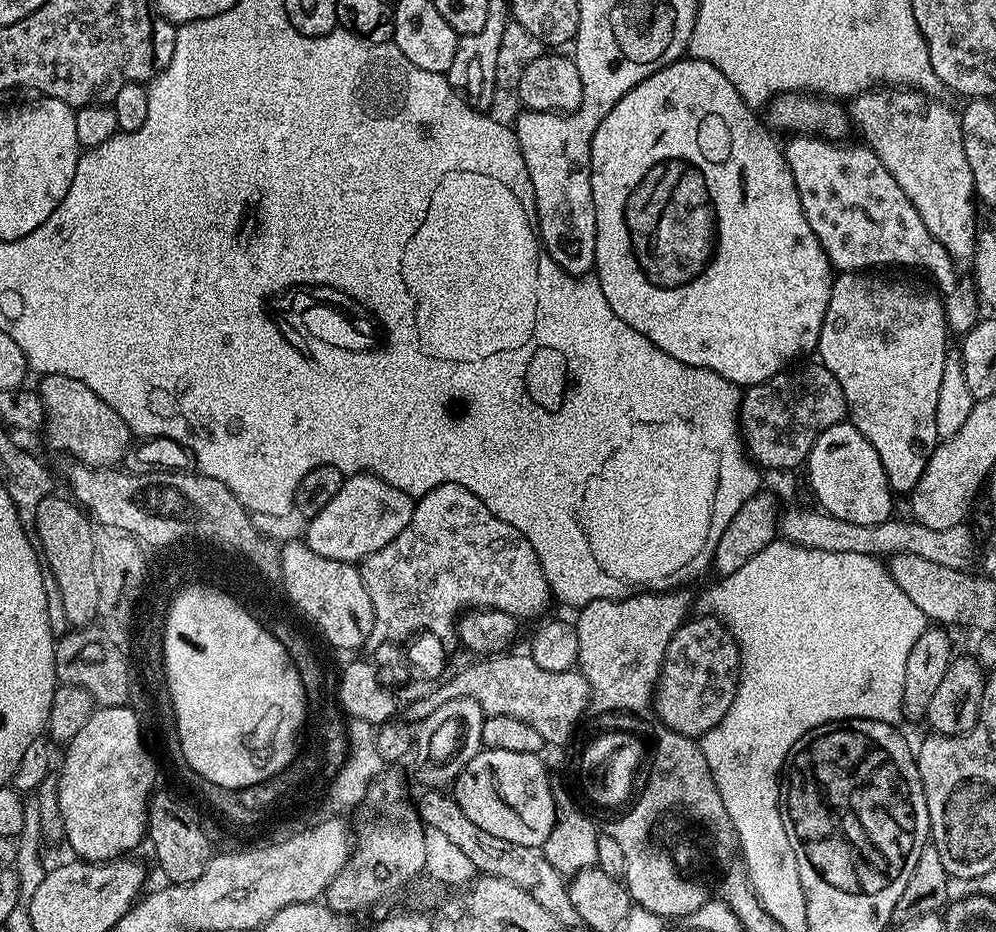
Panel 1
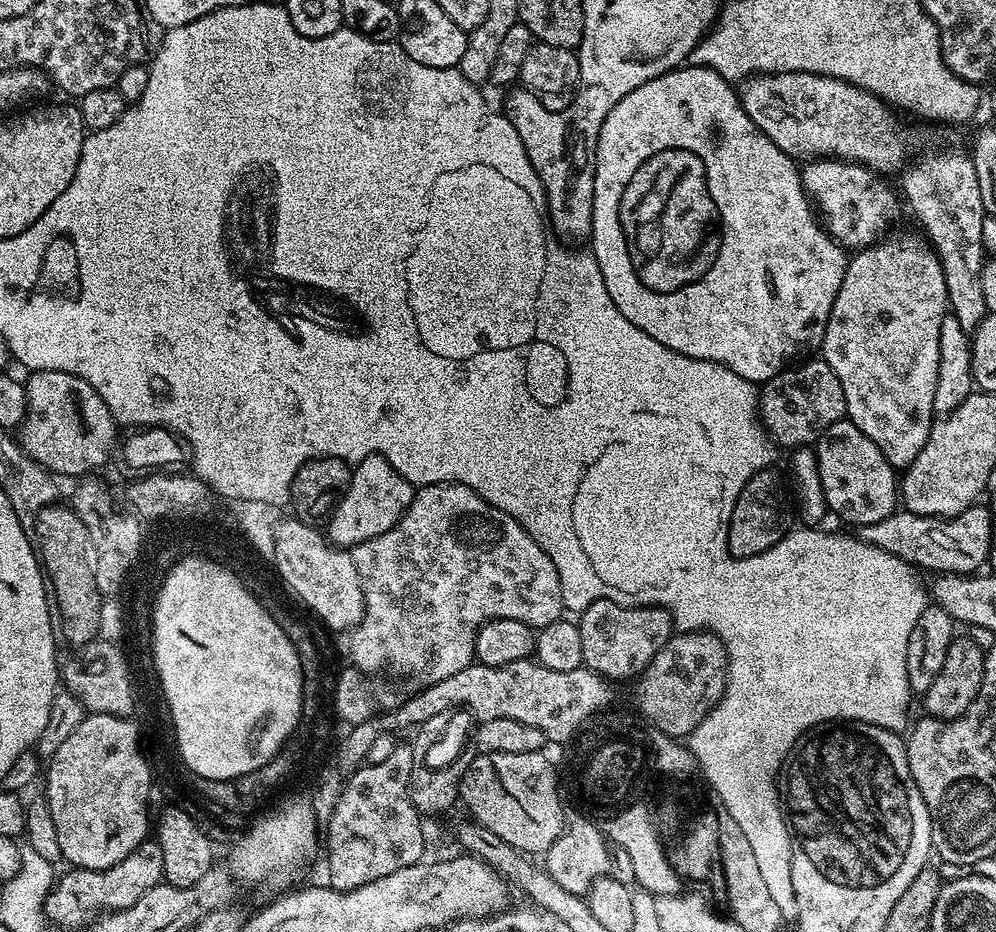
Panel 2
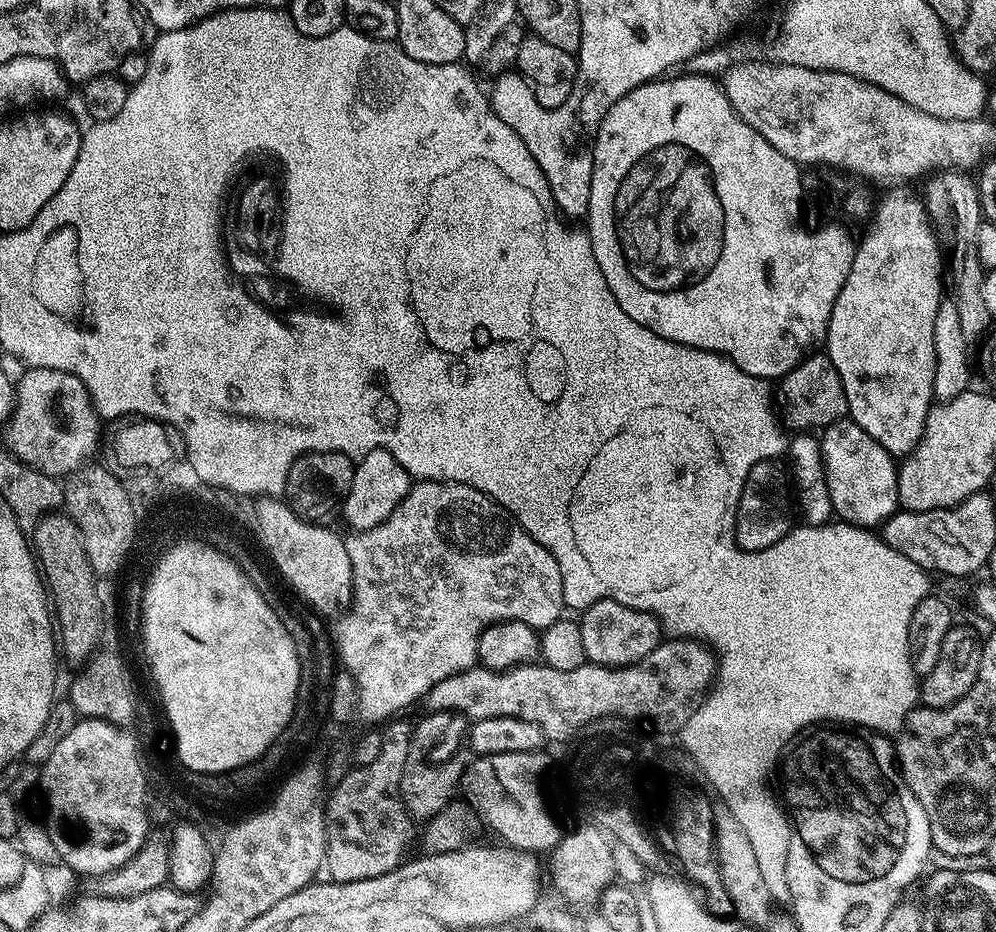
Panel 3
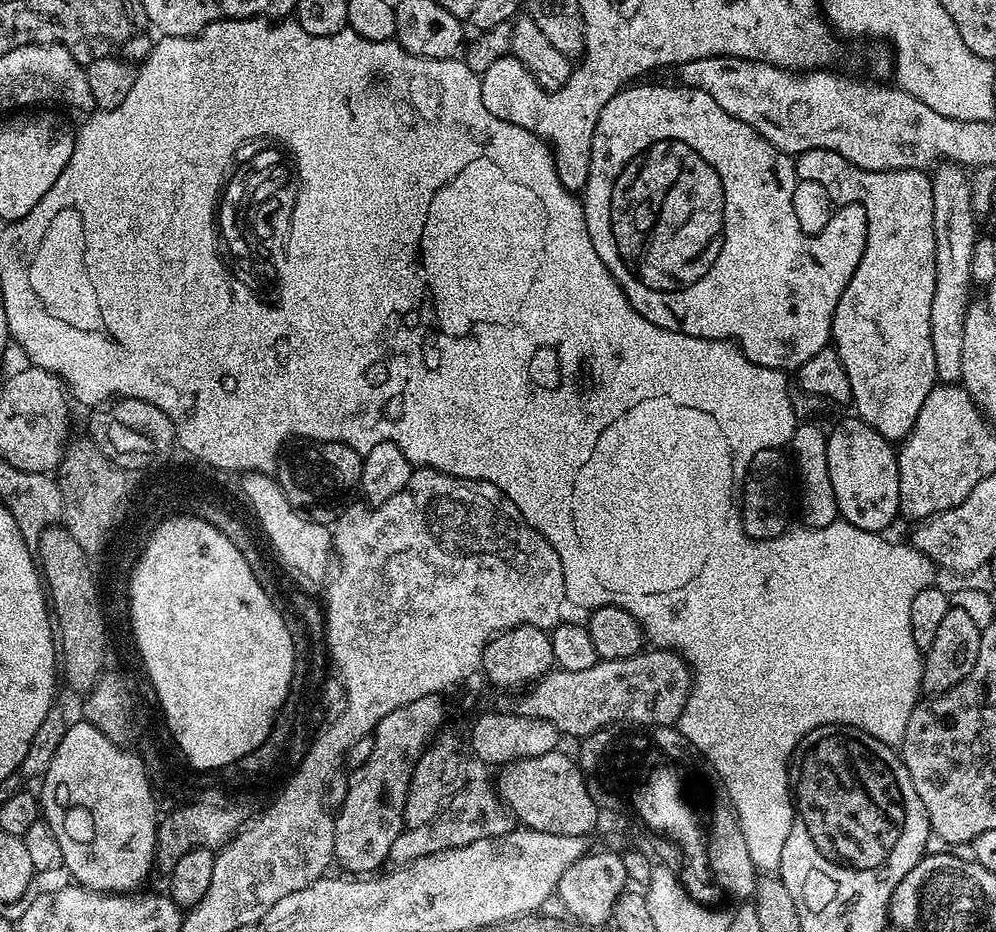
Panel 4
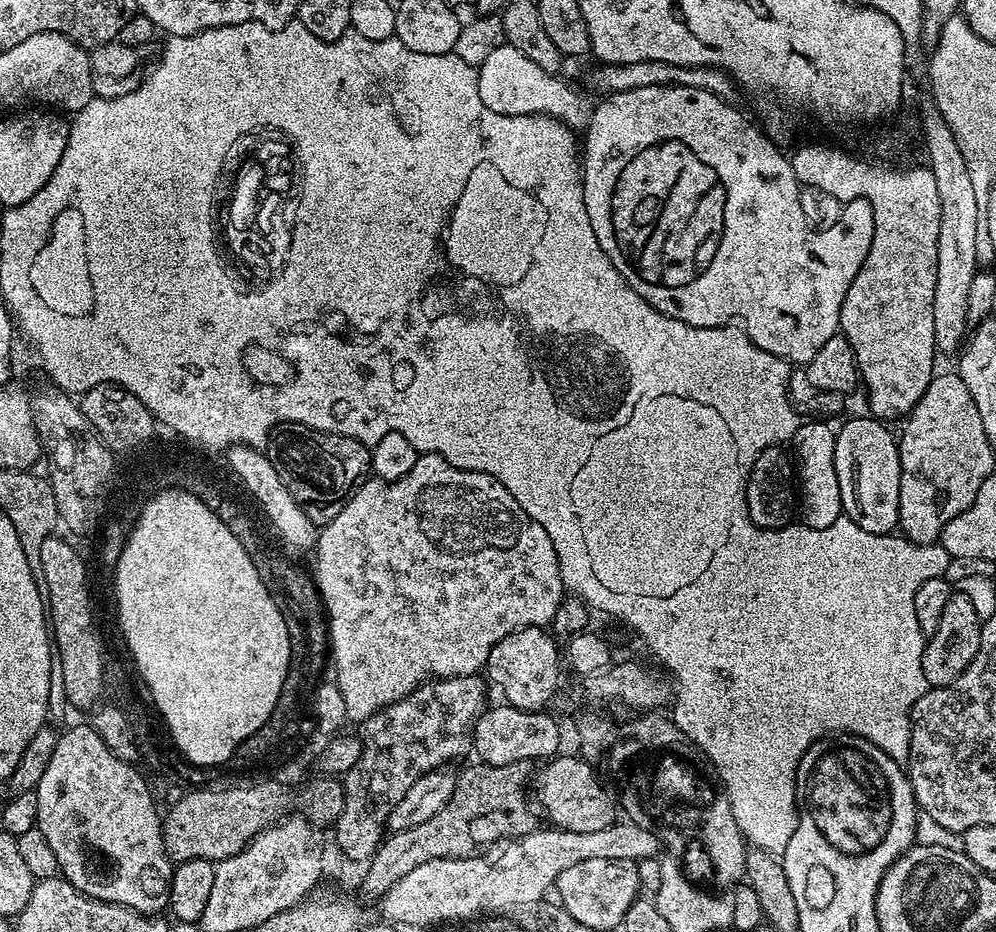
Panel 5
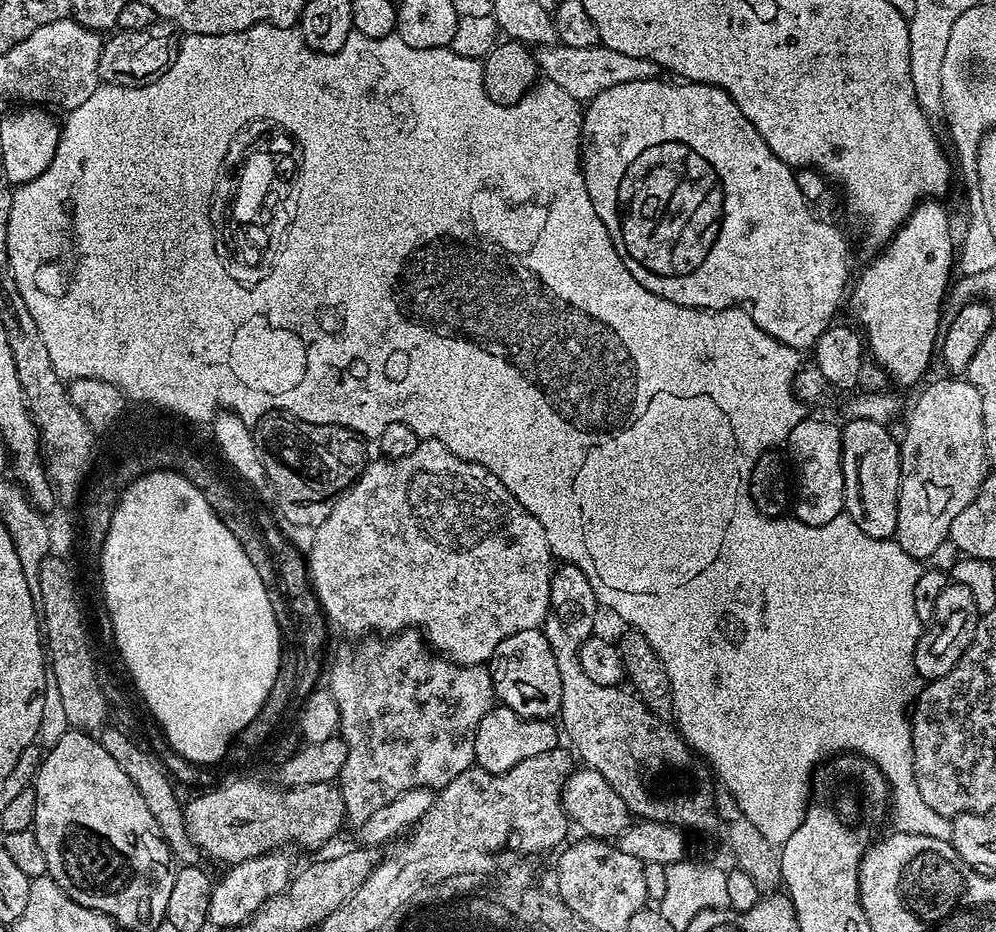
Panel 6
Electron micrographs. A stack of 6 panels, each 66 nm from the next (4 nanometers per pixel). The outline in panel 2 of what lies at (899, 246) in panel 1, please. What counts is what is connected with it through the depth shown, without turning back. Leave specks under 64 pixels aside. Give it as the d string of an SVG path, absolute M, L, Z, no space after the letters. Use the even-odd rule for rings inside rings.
M812 158L805 164L808 165L803 165L800 174L804 195L814 205L828 235L841 248L870 248L887 233L884 231L891 226L892 219L896 216L898 192L893 185L893 189L888 185L889 181L885 177L870 171L862 164L849 164L847 160Z

